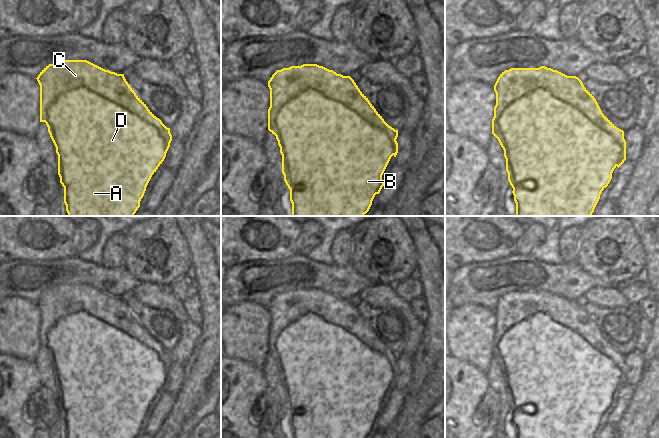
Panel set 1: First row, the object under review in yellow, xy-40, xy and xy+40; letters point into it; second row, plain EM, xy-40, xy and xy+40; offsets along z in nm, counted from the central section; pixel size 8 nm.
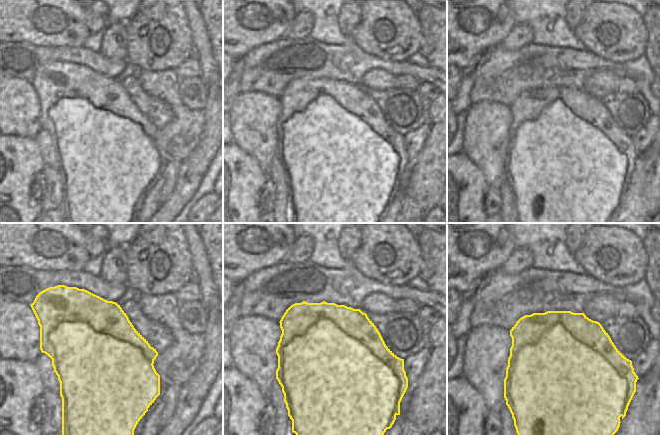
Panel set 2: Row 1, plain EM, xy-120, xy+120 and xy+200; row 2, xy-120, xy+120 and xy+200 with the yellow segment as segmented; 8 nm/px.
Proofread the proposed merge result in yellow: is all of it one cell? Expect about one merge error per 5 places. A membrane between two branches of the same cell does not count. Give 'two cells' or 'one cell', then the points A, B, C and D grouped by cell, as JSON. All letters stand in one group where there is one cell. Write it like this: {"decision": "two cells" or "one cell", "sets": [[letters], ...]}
{"decision": "one cell", "sets": [["A", "B", "C", "D"]]}

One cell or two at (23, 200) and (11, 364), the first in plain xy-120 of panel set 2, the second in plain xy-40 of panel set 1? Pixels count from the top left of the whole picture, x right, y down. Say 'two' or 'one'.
one

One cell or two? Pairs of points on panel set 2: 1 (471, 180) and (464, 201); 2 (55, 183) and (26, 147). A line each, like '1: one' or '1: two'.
1: one
2: two

